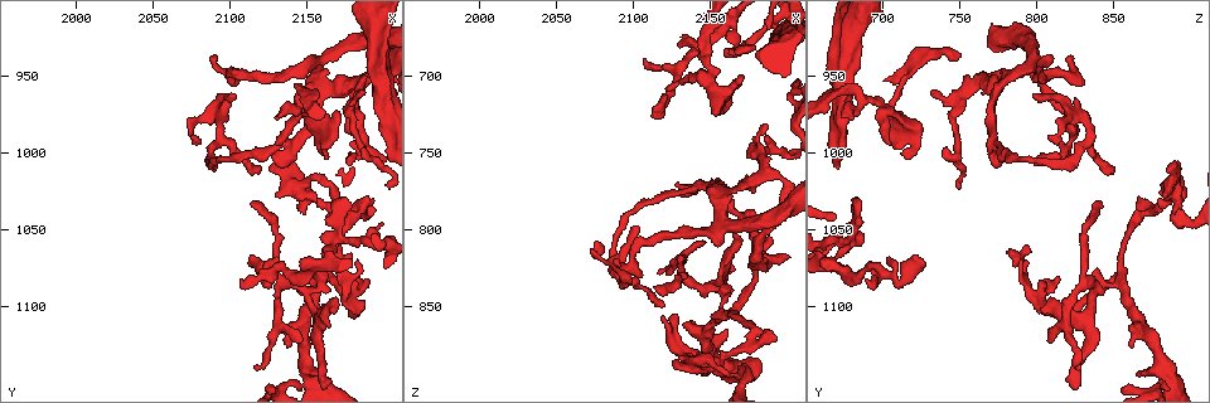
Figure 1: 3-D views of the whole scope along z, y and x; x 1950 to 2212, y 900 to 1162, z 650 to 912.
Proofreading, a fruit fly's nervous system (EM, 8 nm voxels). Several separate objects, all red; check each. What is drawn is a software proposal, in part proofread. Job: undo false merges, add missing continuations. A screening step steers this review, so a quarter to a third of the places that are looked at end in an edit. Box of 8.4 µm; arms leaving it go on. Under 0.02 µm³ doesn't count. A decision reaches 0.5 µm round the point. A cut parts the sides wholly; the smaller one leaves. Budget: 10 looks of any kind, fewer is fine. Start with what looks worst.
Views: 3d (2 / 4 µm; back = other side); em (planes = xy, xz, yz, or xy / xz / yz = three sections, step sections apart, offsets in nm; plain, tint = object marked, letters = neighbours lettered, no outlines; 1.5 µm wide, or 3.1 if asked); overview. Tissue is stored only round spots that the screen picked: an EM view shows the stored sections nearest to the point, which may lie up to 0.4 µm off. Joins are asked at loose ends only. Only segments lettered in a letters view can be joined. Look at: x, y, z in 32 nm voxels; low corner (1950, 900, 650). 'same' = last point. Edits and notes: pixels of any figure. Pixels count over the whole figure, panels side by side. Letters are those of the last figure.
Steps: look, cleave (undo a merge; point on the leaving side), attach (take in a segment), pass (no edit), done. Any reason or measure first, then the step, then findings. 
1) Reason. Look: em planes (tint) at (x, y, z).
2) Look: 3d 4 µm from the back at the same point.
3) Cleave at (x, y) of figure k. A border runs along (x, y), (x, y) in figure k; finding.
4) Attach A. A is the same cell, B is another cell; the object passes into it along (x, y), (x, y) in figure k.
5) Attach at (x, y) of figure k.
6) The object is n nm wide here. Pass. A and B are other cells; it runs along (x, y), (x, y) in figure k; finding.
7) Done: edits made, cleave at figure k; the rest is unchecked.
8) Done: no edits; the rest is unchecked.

Branch point. Look: 3d 2 µm at (2152, 1146, 884).

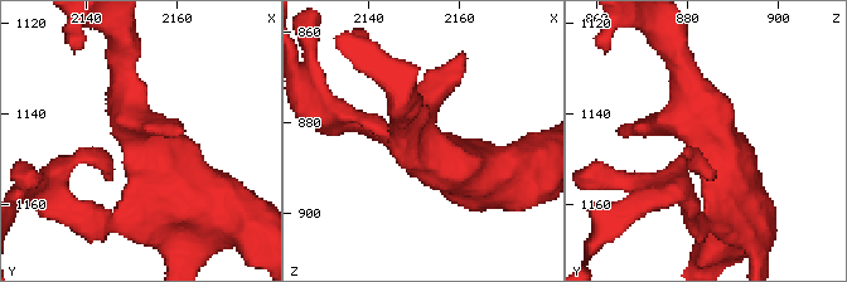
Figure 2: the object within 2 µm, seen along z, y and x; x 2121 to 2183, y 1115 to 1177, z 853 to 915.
Shape alone is not enough. Look: em planes (tint) at (2150, 1145, 883).

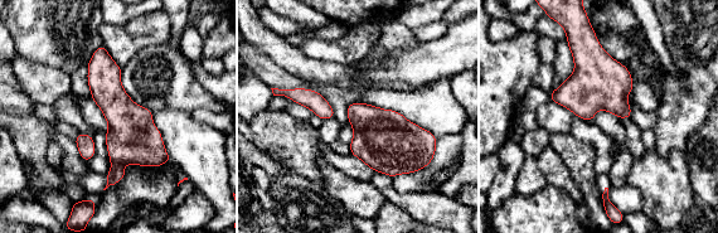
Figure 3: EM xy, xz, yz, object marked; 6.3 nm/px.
Look: em planes (letters) at the same point.

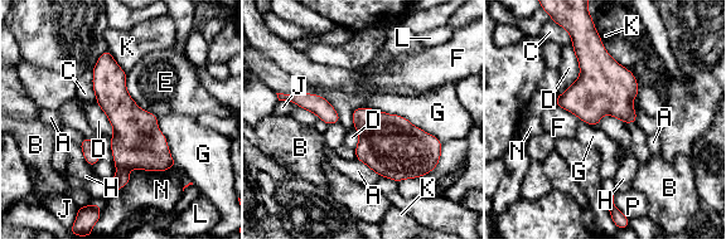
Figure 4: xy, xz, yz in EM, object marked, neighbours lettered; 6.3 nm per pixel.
Pass. A, B, C, D, E, F, G, H, J, K, L, N and P are other cells; a border runs along (572, 48), (579, 76), (558, 96) in figure 4; all the same neuron.

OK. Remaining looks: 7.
Three arms meet. Look: em planes (tint) at (2156, 948, 786).

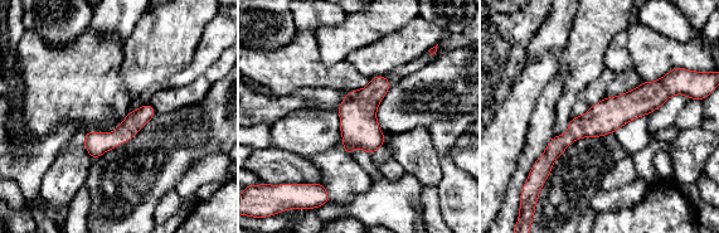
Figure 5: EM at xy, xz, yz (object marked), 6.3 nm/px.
What lies round it. Look: em planes (letters) at the same point.

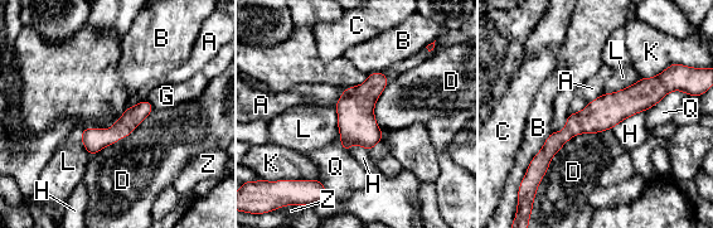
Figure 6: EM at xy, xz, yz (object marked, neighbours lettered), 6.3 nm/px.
Pass. A, B, C, D, G, H, K, L, Q and Z are other cells; it runs along (663, 77), (537, 159) in figure 6; all the same neuron.

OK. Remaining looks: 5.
An open end. Look: 3d 4 µm at (2100, 962, 798).

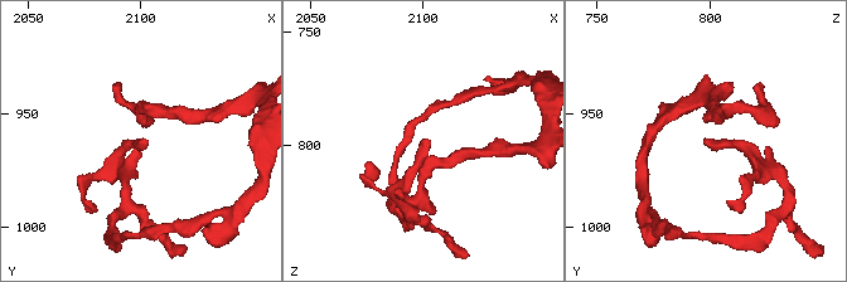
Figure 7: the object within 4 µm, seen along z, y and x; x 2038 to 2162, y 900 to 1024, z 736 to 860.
Look: em xy step 4 (letters) at (2101, 962, 798).

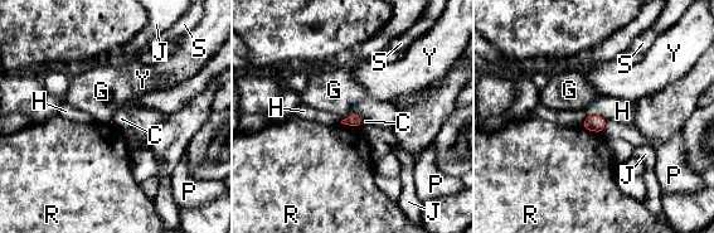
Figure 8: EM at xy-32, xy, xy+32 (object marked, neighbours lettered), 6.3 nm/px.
Look: em planes (letters) at the same point.

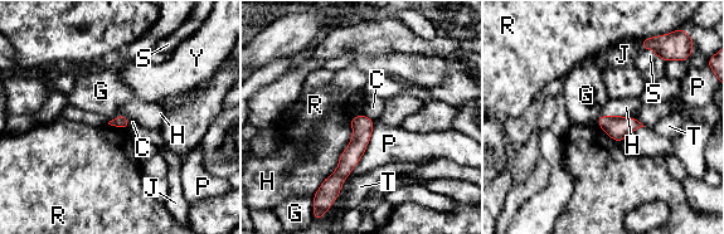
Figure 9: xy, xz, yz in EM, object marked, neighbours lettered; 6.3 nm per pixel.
The longest contact is with P, 600 nm. Pass. C, G, H, J, P, R, S, T and Y are other cells; a border runs along (350, 118), (350, 142), (314, 194) in figure 9; no lettered segment goes on from it.

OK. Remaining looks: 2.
Abrupt turn. Look: em planes (letters) at (2150, 1024, 888).

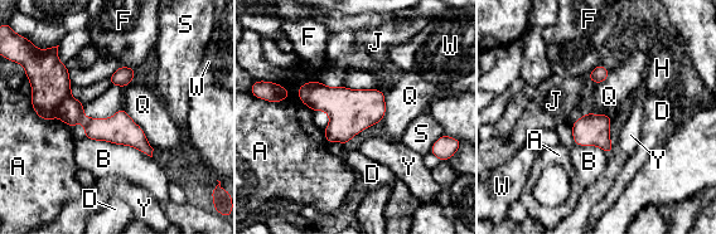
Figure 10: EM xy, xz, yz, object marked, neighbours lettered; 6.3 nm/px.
The longest contact is with B, 460 nm. Pass. A, B, D, F, H, J, Q, S, W and Y are other cells; one neuron here.

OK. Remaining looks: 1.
Thin end. Look: em planes (letters) at (2108, 1082, 688).

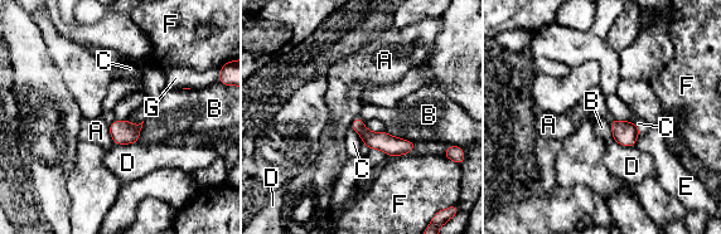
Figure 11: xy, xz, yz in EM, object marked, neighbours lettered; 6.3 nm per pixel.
The longest contact is with B, 220 nm. Pass. A, B, C, D, E, F and G are other cells; it runs along (354, 125), (372, 140), (410, 147) in figure 11; none of them fits.

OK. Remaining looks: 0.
Done: no edits; the rest is unchecked.

